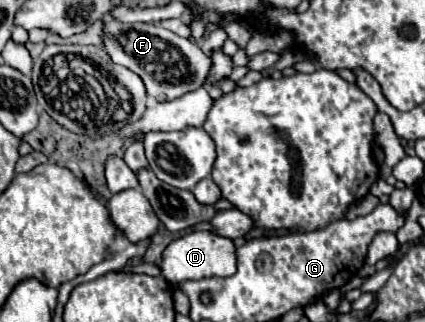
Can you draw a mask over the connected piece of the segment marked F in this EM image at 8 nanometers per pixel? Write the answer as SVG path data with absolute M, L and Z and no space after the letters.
M106 18L102 20L102 44L112 62L122 64L128 70L136 72L142 78L146 92L154 96L158 102L174 100L184 92L200 88L212 64L196 42L182 38L156 24L144 24L144 22L124 24L120 20Z

